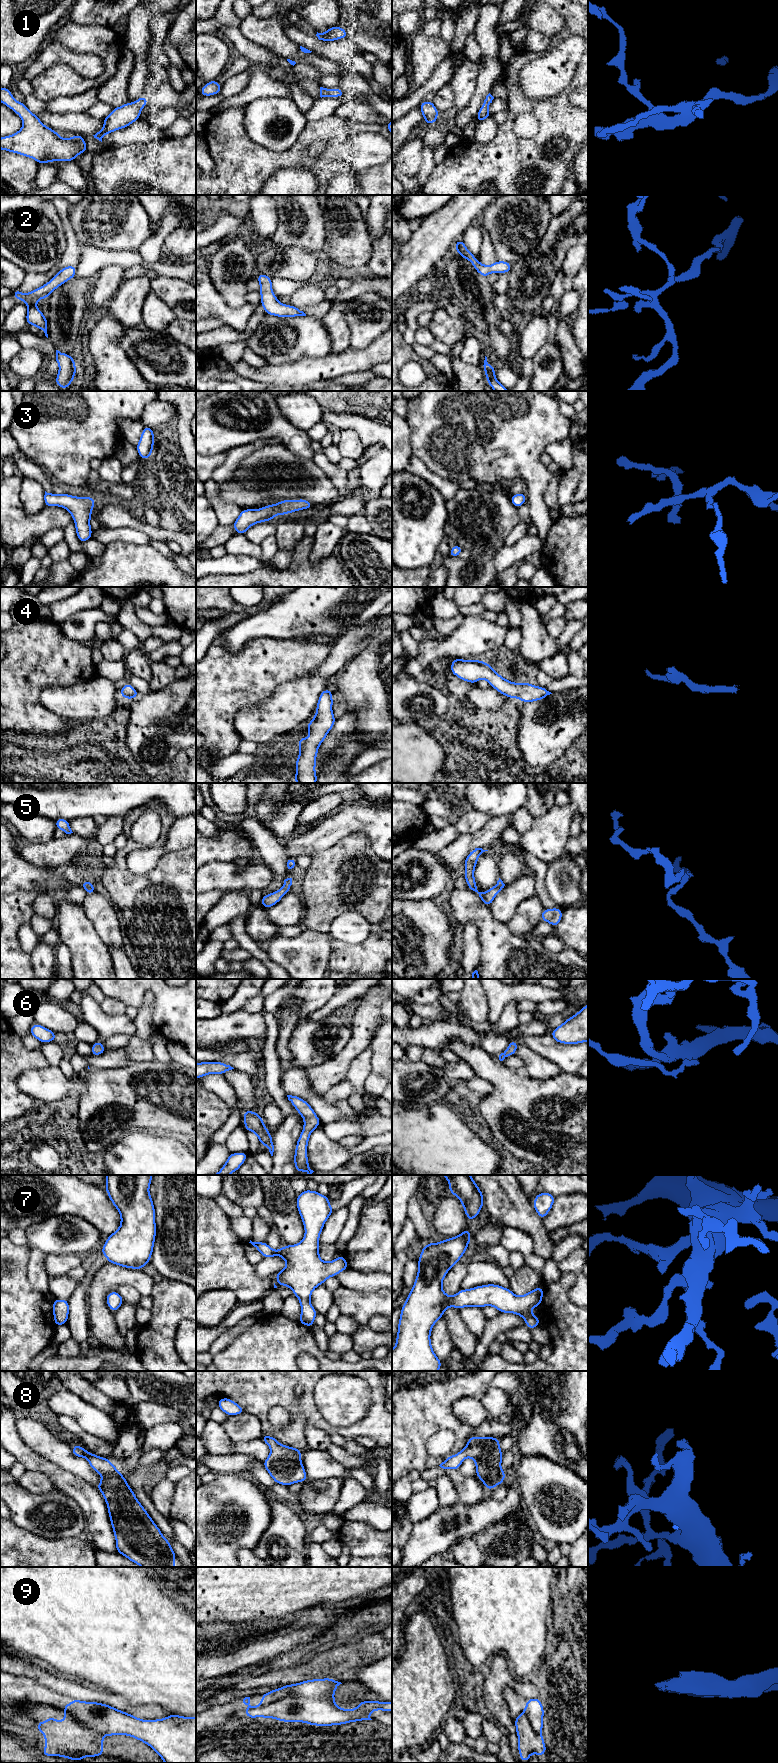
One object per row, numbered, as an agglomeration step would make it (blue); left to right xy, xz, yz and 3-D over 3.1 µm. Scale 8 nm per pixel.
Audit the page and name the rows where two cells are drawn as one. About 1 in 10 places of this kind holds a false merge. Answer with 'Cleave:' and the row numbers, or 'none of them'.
Cleave: 9

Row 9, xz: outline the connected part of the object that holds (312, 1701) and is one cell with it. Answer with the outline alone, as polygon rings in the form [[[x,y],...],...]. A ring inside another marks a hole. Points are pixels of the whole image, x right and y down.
[[[332,1678],[306,1680],[297,1684],[281,1687],[288,1692],[284,1698],[262,1707],[245,1709],[248,1718],[272,1718],[282,1722],[302,1722],[315,1726],[342,1725],[350,1722],[372,1720],[370,1714],[373,1711],[392,1711],[392,1702],[360,1701],[355,1709],[343,1709],[335,1703],[334,1692],[342,1684]]]

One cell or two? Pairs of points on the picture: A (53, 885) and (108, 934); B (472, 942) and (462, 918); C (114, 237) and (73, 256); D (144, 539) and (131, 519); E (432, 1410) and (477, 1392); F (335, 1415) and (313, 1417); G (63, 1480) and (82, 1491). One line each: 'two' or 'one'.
A: two
B: two
C: two
D: two
E: one
F: two
G: one

